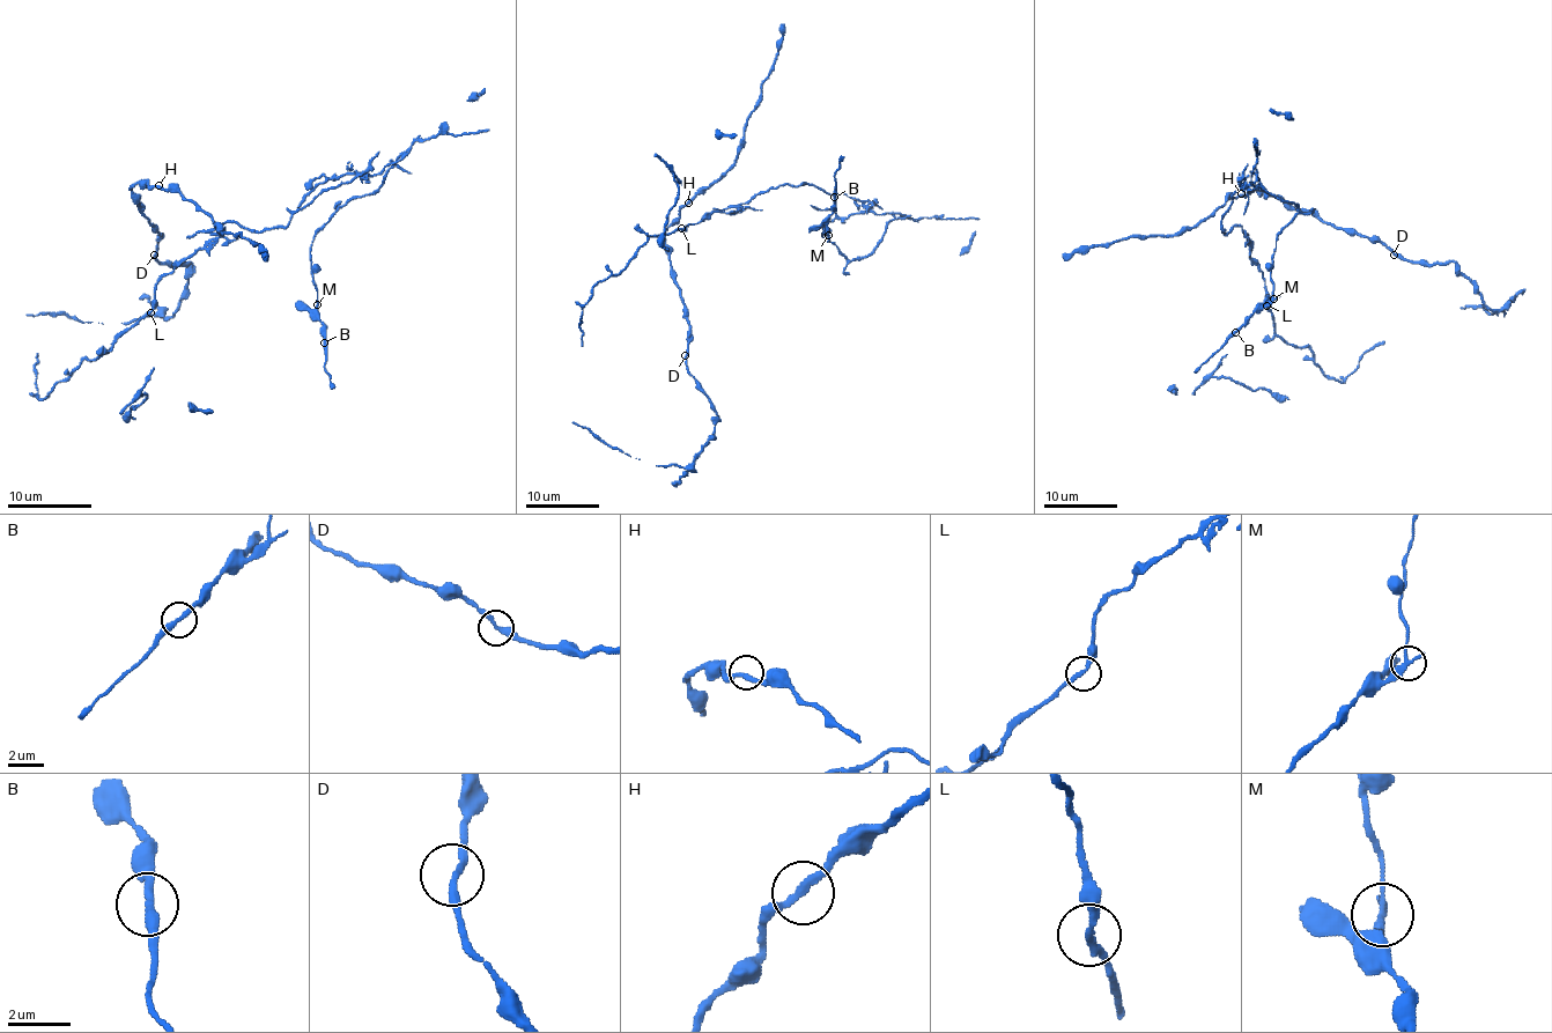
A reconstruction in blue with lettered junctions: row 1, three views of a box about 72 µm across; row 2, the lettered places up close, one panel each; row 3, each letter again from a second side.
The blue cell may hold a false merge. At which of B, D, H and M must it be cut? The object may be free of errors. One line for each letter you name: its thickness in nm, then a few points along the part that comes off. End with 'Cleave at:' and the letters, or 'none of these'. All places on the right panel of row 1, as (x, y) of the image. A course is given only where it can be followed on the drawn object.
M: Thickness 280 nm. Course of the part to remove: (1275, 299), (1276, 236), (1298, 214), (1254, 174), (1221, 227), (1250, 242), (1275, 332), (1343, 381), (1384, 340)
Cleave at: M

